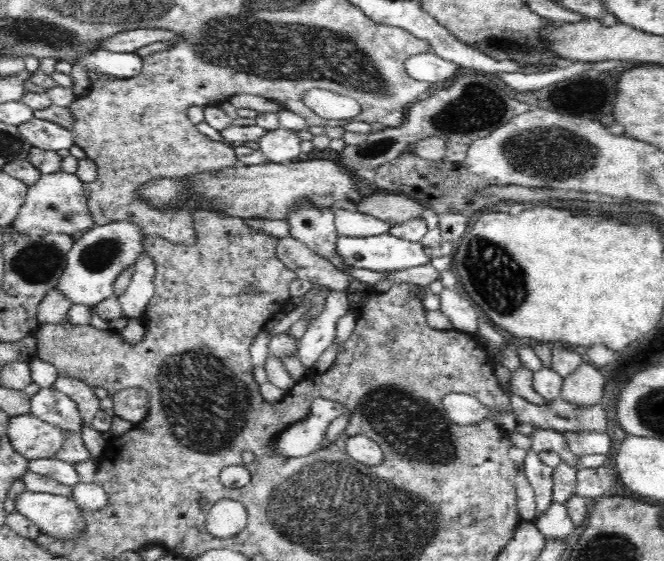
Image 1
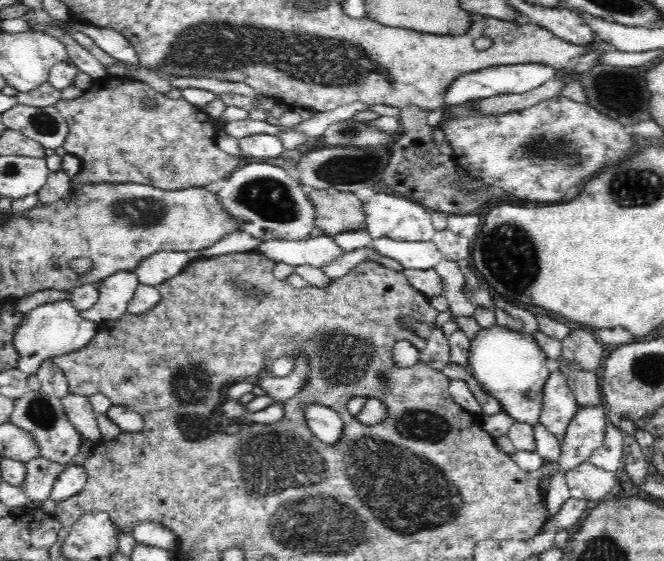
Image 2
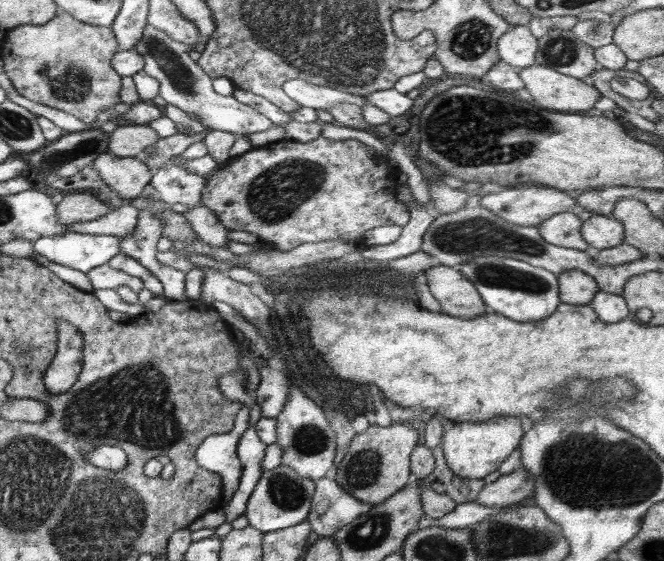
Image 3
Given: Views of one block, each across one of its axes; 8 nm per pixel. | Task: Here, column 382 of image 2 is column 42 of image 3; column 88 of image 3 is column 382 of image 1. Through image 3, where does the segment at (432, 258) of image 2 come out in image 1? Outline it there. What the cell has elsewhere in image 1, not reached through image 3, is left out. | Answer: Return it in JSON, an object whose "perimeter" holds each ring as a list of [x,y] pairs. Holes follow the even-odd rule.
{"perimeter":[[[389,232],[369,238],[339,237],[337,248],[351,265],[380,272],[404,270],[430,262],[421,241],[402,240]]]}

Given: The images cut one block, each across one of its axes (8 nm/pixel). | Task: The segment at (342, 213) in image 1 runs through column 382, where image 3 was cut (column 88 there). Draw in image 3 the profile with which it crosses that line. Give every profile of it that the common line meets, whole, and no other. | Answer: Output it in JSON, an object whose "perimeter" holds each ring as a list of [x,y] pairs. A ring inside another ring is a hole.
{"perimeter":[[[124,204],[116,208],[114,212],[92,221],[74,223],[68,226],[68,231],[76,231],[82,234],[112,235],[125,237],[131,235],[138,226],[140,211],[132,204]]]}

